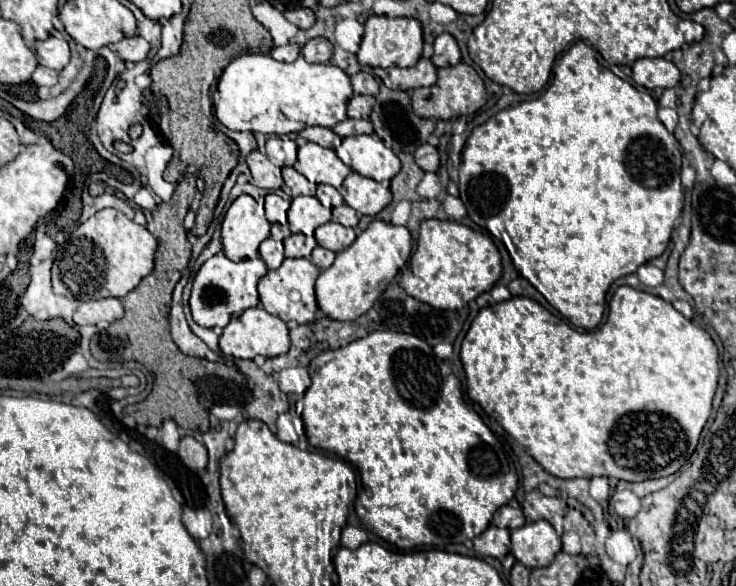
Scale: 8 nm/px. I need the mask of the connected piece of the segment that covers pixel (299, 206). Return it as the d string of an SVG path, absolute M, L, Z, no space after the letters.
M294 197L288 209L290 231L306 235L308 243L314 243L314 229L328 223L330 217L330 211L316 197Z

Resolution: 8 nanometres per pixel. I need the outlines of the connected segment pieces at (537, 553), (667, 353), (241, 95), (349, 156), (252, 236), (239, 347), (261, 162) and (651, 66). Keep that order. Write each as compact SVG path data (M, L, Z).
M534 521L512 531L512 553L528 569L548 567L560 549L560 537L548 521Z
M622 285L614 291L610 299L608 319L604 327L594 331L576 331L560 317L546 311L540 303L528 299L528 297L512 297L508 301L496 303L492 307L484 307L478 317L472 321L464 341L460 359L466 371L468 381L468 397L478 403L490 417L494 417L504 431L514 437L528 455L532 455L546 473L560 477L560 479L576 479L576 477L616 477L624 481L646 481L646 479L658 479L668 477L676 473L694 453L702 427L706 425L706 419L712 413L712 399L718 385L718 347L704 331L702 327L696 327L690 319L686 319L682 313L678 313L670 303L666 303L658 295L650 295L644 291L636 291L628 285Z
M246 53L238 59L234 59L218 79L218 91L220 99L216 101L216 117L222 125L226 125L232 131L250 131L250 133L266 133L266 135L288 135L288 133L300 133L304 127L320 125L320 127L334 127L340 121L346 121L346 105L352 97L352 85L350 77L330 65L316 65L306 63L304 57L298 57L292 63L280 63L274 61L270 55L262 53Z
M375 134L342 139L336 155L356 173L374 181L390 181L400 171L400 159Z
M240 195L222 221L224 255L232 261L256 259L258 247L270 237L270 223L264 209L250 195Z
M252 307L252 309L246 309L240 317L234 317L224 327L224 333L220 335L220 349L222 353L232 355L236 359L254 359L256 355L262 355L262 357L284 355L290 349L288 327L280 317L270 315L262 307Z
M258 149L252 151L246 157L246 163L252 171L254 183L262 189L280 189L284 181L282 178L281 168L276 167L264 153L260 153Z
M663 57L638 59L632 65L632 79L646 89L656 89L656 87L666 89L674 87L680 81L680 71L672 61Z

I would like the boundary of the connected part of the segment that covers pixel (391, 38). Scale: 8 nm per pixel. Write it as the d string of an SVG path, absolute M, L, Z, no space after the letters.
M372 15L364 23L364 37L358 51L360 65L368 67L412 67L422 55L422 25L408 17L380 17Z

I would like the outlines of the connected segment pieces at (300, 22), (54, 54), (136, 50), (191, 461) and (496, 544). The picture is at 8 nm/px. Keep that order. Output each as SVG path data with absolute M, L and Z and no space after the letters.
M306 7L294 9L294 11L286 11L284 17L286 17L290 23L294 23L296 27L300 27L300 29L308 29L308 27L312 27L312 23L316 21L314 11L312 11L312 9L306 9Z
M48 37L46 41L36 41L32 45L32 51L38 57L38 63L50 69L64 69L64 65L68 65L70 61L70 49L66 39L58 39L58 37Z
M134 35L130 39L122 39L114 45L114 51L124 59L124 61L132 61L132 63L138 63L138 61L144 61L148 51L150 51L150 45L148 41L144 41L140 35Z
M186 435L182 441L180 441L180 449L178 449L178 457L182 459L182 463L192 469L192 471L202 471L206 469L206 463L208 463L208 453L206 453L206 447L202 443L198 443L194 437Z
M490 525L482 535L474 539L474 551L478 555L490 555L502 561L504 555L510 551L510 535L508 529Z

